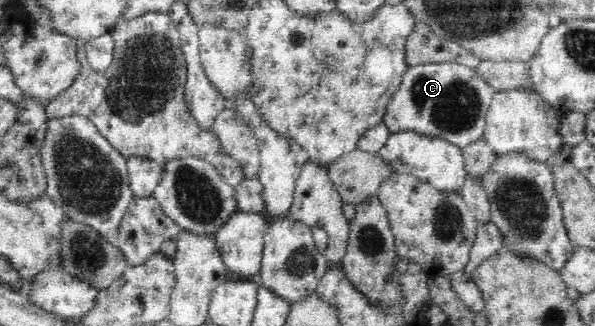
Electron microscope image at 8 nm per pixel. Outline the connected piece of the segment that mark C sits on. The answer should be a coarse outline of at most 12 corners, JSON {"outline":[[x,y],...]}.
{"outline":[[408,66],[382,121],[463,148],[496,93],[477,67]]}

